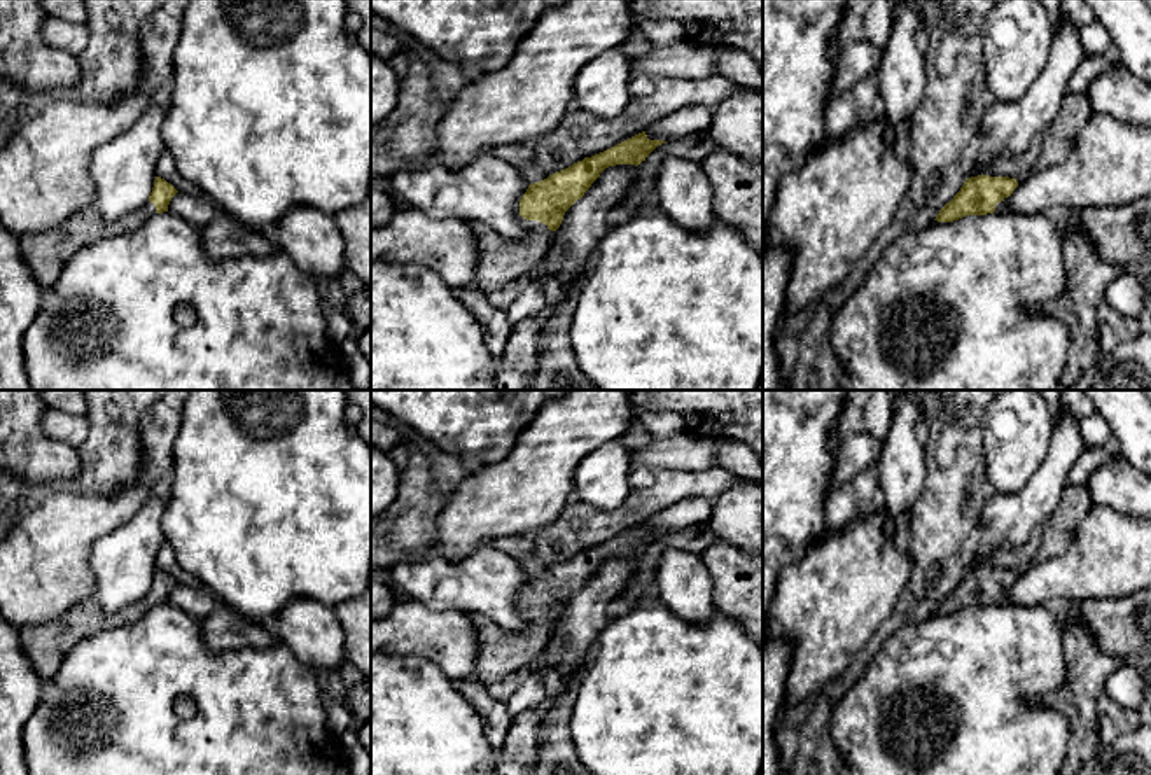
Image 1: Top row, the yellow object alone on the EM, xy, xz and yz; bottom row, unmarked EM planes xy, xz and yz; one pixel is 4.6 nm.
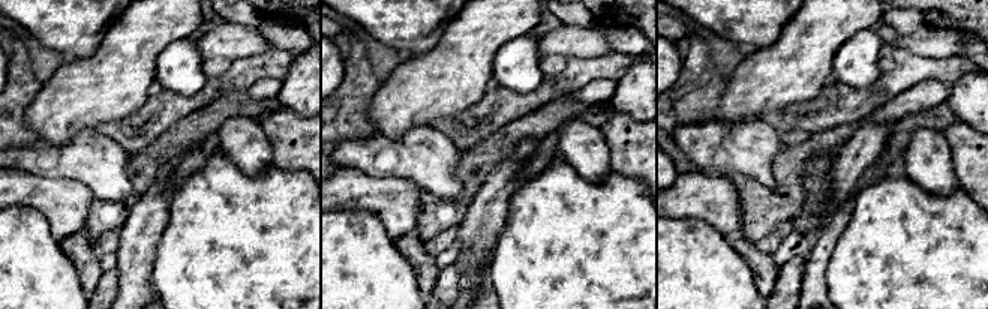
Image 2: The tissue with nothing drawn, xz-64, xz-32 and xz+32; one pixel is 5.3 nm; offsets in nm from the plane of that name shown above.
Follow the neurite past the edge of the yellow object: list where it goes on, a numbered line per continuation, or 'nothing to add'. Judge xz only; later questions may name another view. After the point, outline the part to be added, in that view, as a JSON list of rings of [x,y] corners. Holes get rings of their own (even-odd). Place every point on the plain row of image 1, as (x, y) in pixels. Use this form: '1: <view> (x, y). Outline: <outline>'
1: xz (501, 653). Outline: [[[520,607],[527,621],[521,632],[506,632],[497,623],[474,612],[465,612],[478,628],[479,653],[474,675],[485,684],[500,682],[511,672],[530,667],[541,660],[549,642],[555,623],[539,612],[527,612]]]

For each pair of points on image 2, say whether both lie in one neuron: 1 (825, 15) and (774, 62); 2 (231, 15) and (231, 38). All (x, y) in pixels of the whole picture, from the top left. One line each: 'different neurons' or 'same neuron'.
1: same neuron
2: different neurons

